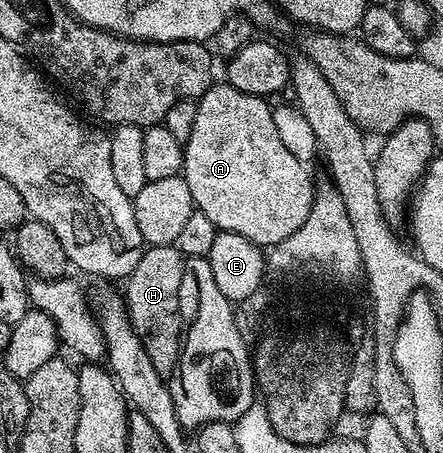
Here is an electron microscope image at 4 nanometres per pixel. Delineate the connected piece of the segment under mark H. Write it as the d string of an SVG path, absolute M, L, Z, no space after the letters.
M172 244L145 247L144 253L138 258L138 266L134 266L134 270L126 278L125 284L128 285L122 288L122 295L132 328L138 334L146 354L150 354L150 362L154 362L154 370L158 370L158 374L165 378L171 377L177 371L180 363L182 309L178 302L178 290L182 286L185 259L185 256L180 253L179 248Z

